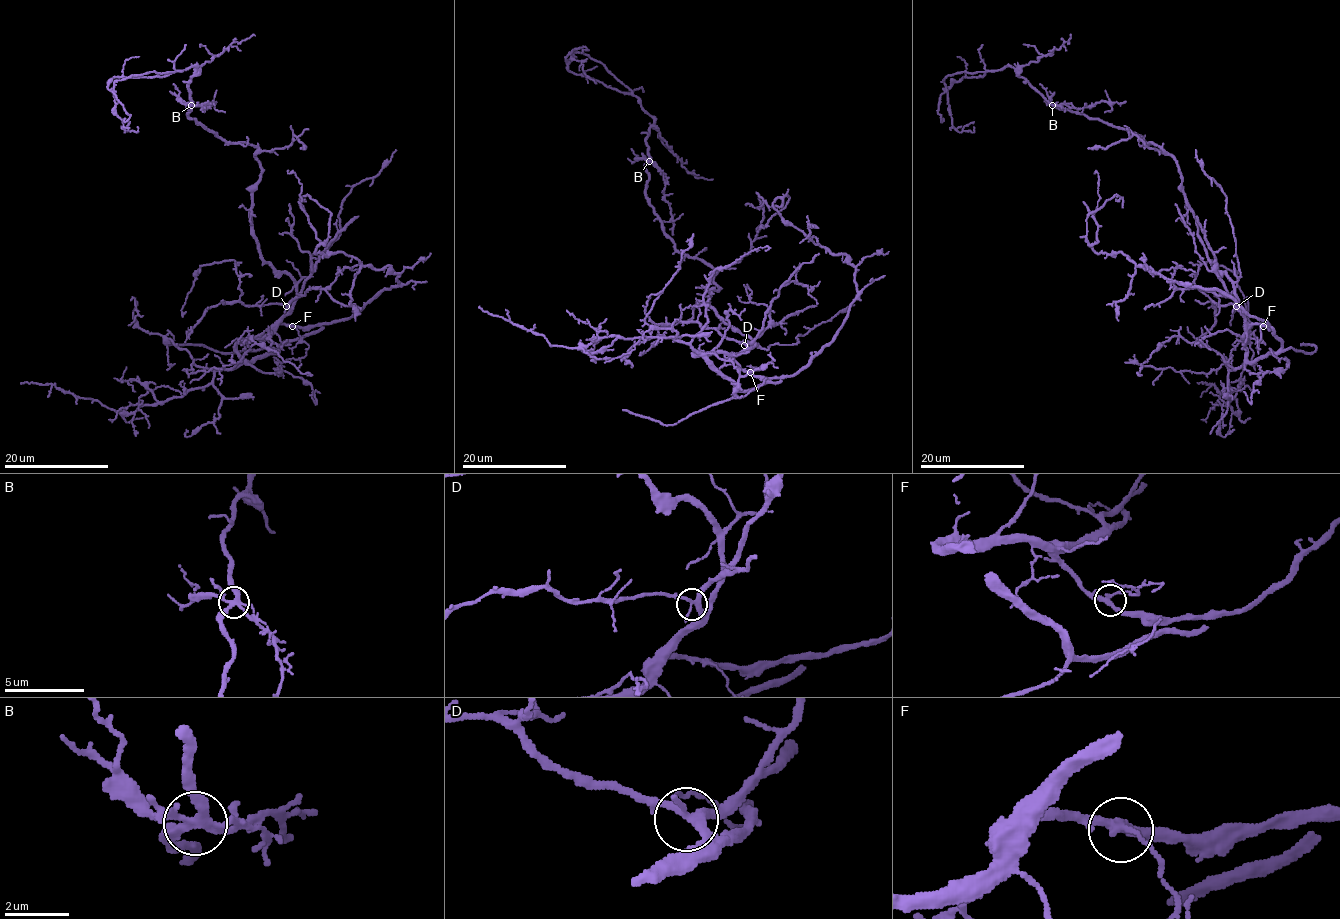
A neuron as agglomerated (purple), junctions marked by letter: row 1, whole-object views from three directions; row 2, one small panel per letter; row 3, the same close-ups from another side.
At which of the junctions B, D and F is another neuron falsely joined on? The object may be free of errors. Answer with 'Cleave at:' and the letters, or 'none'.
Cleave at: B

